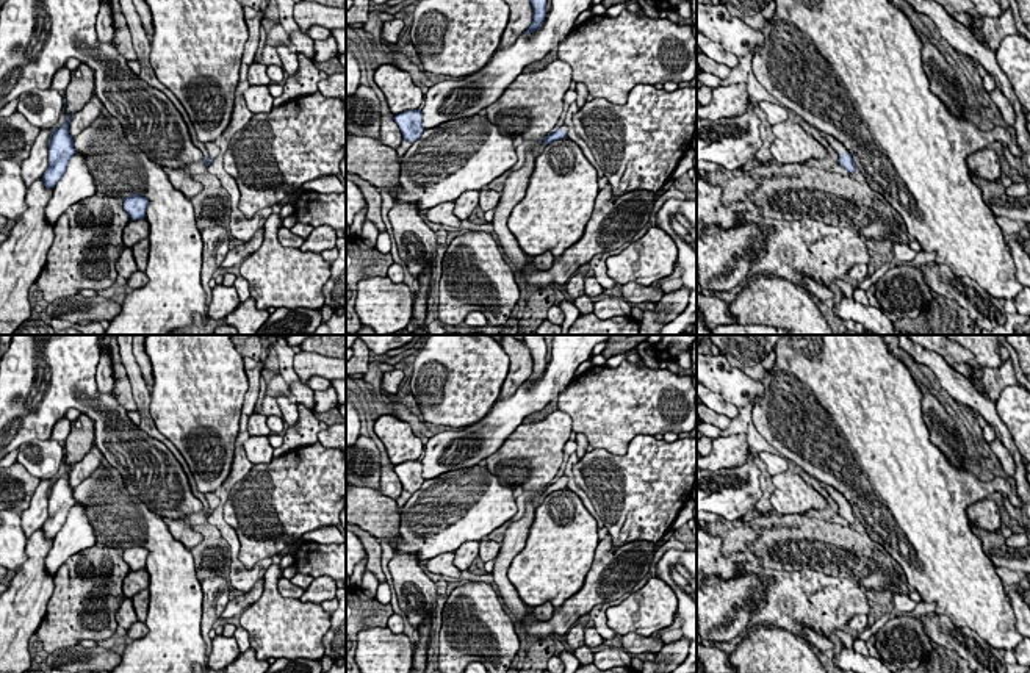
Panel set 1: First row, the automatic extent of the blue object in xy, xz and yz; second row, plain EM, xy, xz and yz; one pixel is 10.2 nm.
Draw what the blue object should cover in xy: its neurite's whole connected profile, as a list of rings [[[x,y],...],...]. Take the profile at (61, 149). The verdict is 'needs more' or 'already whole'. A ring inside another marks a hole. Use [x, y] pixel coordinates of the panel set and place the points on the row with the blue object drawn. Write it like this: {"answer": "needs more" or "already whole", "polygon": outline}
{"answer": "already whole", "polygon": [[[74,114],[67,116],[69,119],[52,133],[49,141],[49,167],[42,175],[45,188],[55,188],[75,153],[74,138],[69,135],[69,124]]]}

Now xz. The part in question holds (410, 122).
{"answer": "already whole", "polygon": [[[421,110],[404,111],[401,114],[396,114],[393,119],[402,133],[402,139],[409,142],[420,139],[424,131]]]}

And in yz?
{"answer": "needs more", "polygon": [[[822,133],[822,138],[825,138],[828,141],[828,144],[836,150],[836,153],[839,155],[839,164],[842,167],[845,167],[848,172],[856,174],[856,166],[853,163],[852,155],[847,152],[847,149],[836,141],[833,136]]]}

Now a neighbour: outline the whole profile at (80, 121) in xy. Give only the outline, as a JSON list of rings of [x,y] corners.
[[[94,92],[91,100],[85,105],[85,108],[78,113],[74,113],[72,121],[69,124],[69,135],[75,138],[83,130],[86,130],[97,117],[102,116],[102,108],[103,103]]]

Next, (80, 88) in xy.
[[[80,63],[77,70],[70,72],[70,81],[64,91],[66,114],[78,113],[85,108],[85,105],[91,100],[94,94],[94,70]]]

